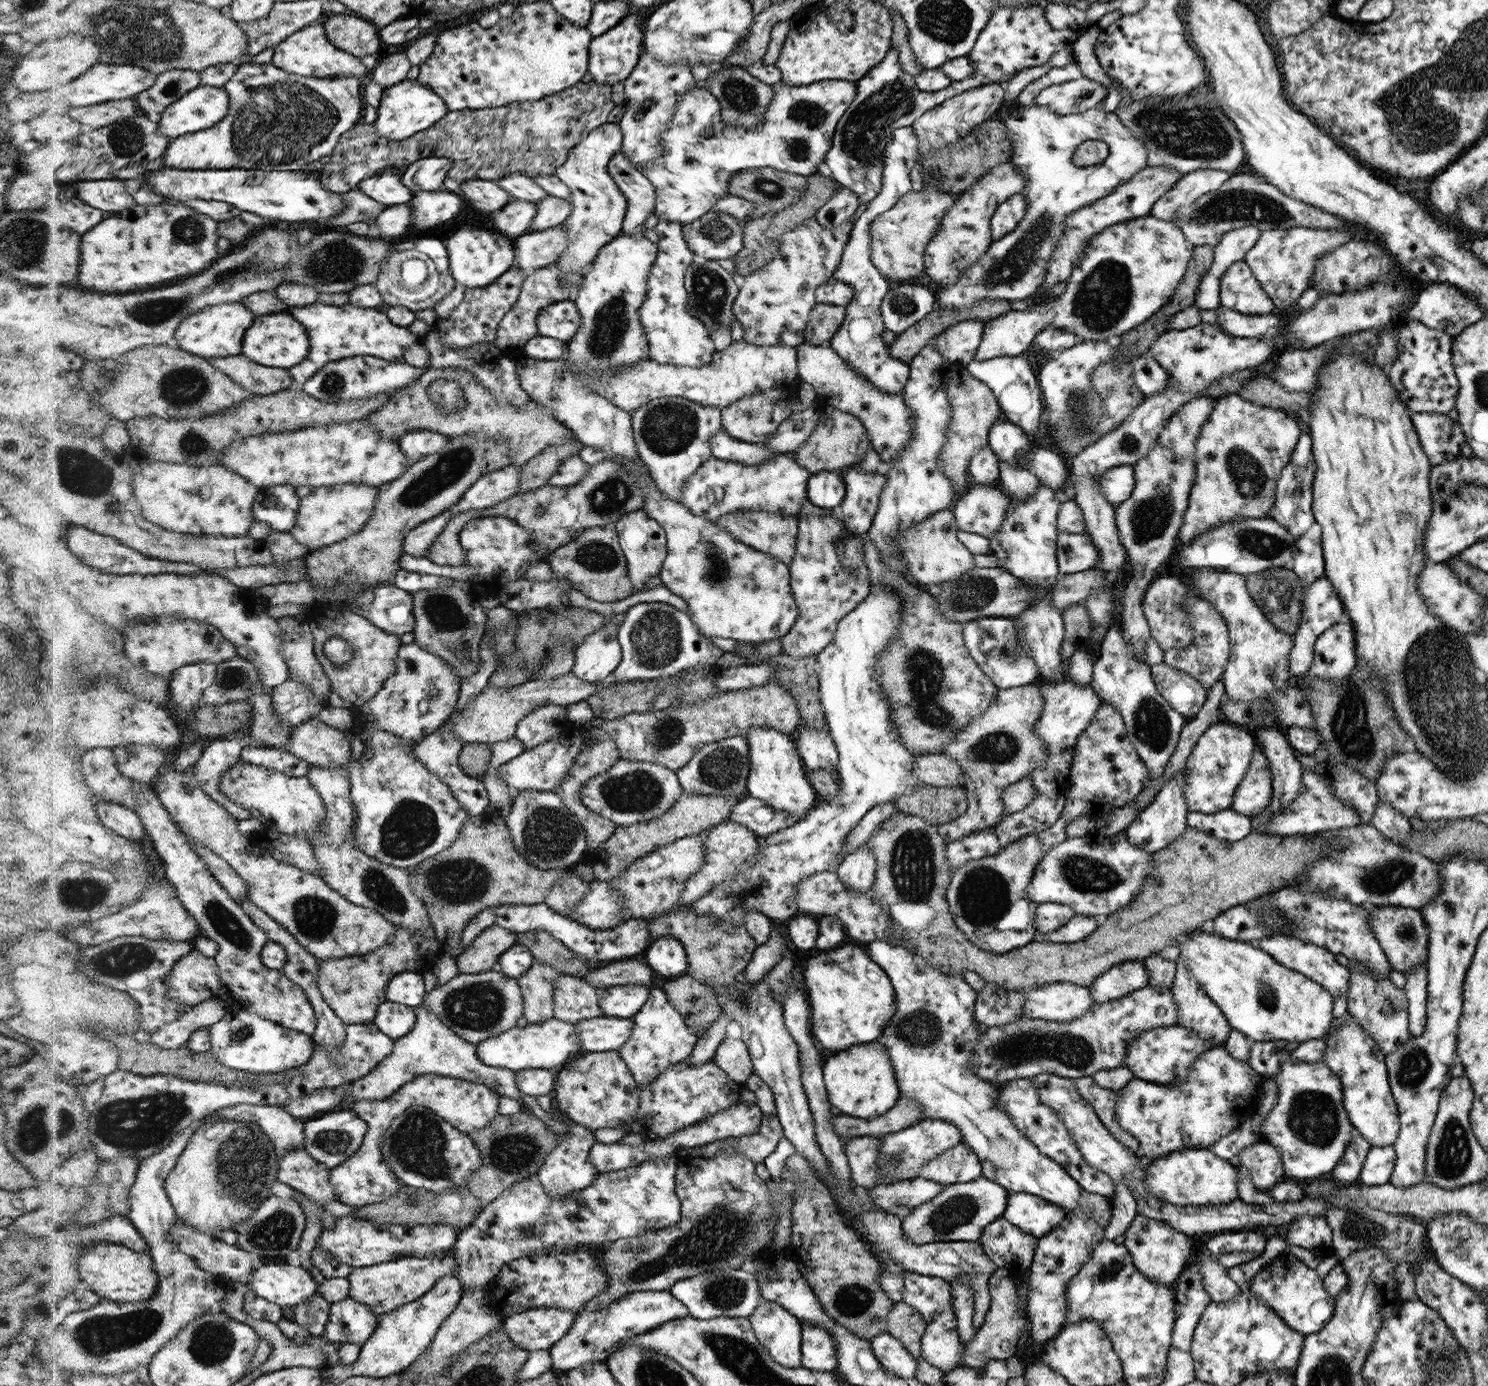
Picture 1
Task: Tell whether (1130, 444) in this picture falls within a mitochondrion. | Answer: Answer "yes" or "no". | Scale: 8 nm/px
yes

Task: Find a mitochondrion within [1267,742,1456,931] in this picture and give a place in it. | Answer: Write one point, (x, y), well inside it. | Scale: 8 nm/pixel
(1393, 875)

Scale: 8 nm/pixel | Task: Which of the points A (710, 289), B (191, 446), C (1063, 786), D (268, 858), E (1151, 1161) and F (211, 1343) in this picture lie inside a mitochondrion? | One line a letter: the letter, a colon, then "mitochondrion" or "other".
A: mitochondrion
B: mitochondrion
C: other
D: other
E: other
F: mitochondrion

